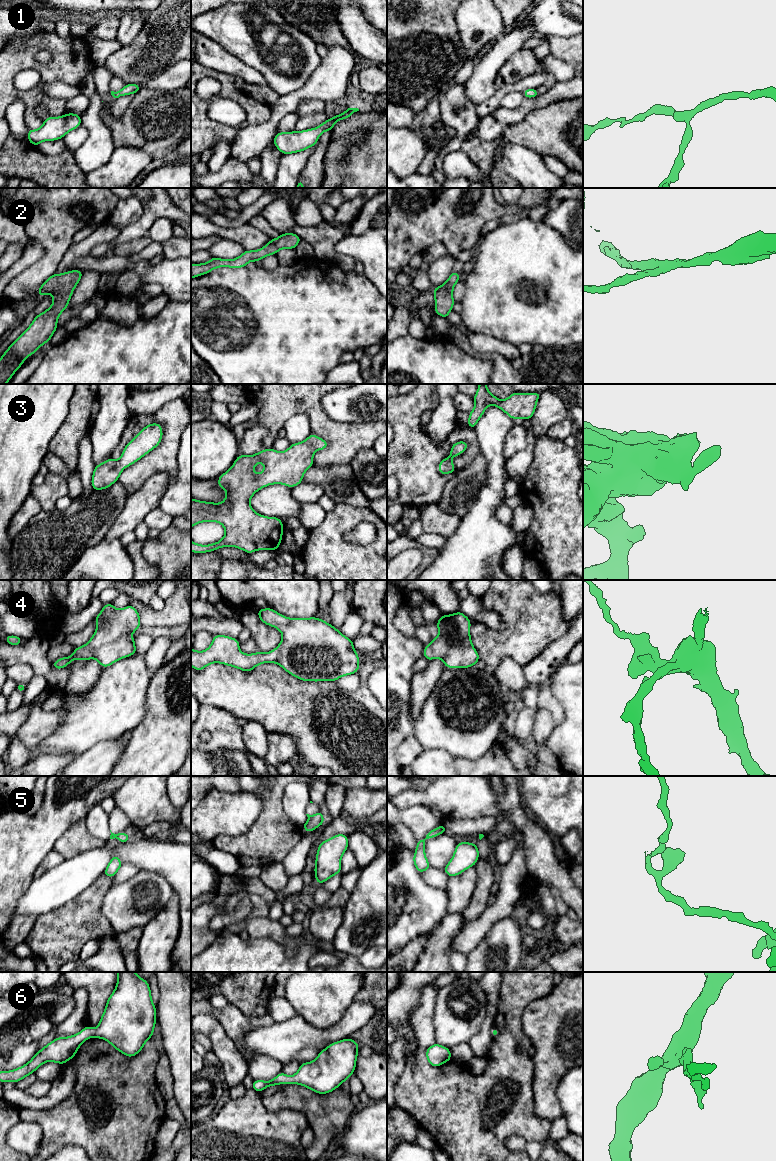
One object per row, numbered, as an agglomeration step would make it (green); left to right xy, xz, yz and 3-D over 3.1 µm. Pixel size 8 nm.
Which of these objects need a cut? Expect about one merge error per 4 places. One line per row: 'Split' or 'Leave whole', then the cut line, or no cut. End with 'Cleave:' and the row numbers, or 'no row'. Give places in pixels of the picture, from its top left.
1: Leave whole. No split
2: Leave whole. No split
3: Leave whole. No split
4: Leave whole. No split
5: Split. Split along xy (116, 834), (117, 837)
6: Leave whole. No split
Cleave: 5

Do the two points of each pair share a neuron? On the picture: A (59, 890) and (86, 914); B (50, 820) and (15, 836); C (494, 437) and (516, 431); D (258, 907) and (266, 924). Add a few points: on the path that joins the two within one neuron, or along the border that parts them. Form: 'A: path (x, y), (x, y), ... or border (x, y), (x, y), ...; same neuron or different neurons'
A: border (90, 886), (72, 900), (50, 911); different neurons
B: path (41, 829), (34, 836), (24, 836); same neuron
C: border (514, 424), (505, 438), (504, 456), (506, 458); different neurons
D: border (254, 916), (266, 917); different neurons

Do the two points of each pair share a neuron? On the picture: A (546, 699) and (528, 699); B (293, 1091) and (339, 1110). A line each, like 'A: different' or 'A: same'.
A: different
B: same

